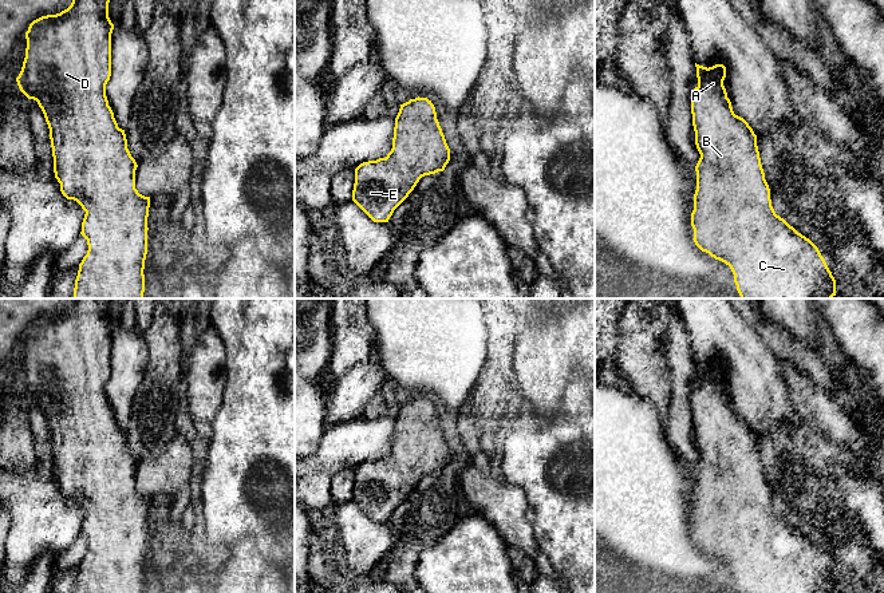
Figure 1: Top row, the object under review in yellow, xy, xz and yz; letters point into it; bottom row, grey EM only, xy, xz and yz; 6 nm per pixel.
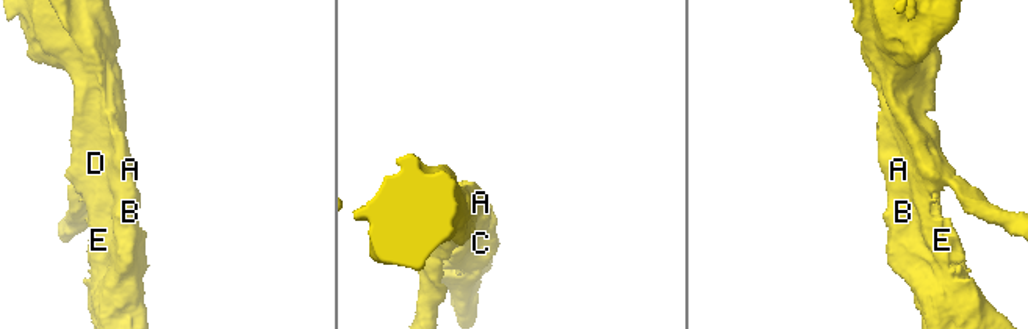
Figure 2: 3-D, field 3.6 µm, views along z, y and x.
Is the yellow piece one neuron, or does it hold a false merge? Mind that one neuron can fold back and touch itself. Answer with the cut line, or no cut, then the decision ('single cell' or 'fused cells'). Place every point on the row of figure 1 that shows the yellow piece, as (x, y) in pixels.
cut none; single cell

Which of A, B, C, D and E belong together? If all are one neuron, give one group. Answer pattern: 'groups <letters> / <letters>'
groups A B C D E

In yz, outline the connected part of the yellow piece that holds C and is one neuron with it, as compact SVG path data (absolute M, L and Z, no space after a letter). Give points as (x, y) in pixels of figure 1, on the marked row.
M695 67L698 86L691 91L691 114L701 154L691 213L695 245L730 266L741 299L832 299L836 280L818 248L771 206L757 135L734 114L723 86L726 67Z

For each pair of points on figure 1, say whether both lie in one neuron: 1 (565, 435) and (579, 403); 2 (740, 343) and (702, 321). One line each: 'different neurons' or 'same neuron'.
1: different neurons
2: same neuron

